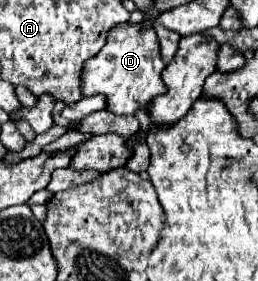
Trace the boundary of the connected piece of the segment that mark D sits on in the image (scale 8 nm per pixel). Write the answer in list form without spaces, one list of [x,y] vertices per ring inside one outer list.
[[[121,23],[119,27],[113,27],[107,33],[107,43],[103,45],[103,49],[85,63],[85,67],[83,67],[83,95],[103,93],[107,97],[107,109],[111,113],[133,115],[139,107],[143,107],[145,103],[149,103],[157,95],[163,95],[163,91],[165,91],[165,83],[161,79],[163,69],[165,69],[165,63],[159,55],[159,41],[157,41],[155,29],[149,29],[149,27],[143,29],[141,23],[139,25]]]

